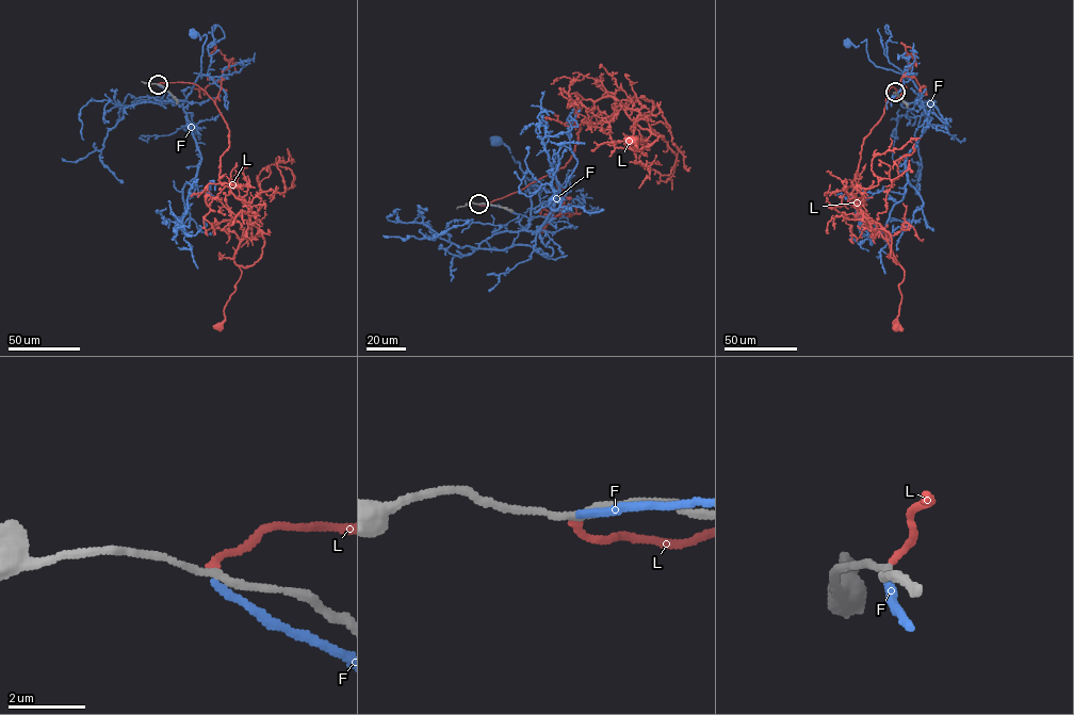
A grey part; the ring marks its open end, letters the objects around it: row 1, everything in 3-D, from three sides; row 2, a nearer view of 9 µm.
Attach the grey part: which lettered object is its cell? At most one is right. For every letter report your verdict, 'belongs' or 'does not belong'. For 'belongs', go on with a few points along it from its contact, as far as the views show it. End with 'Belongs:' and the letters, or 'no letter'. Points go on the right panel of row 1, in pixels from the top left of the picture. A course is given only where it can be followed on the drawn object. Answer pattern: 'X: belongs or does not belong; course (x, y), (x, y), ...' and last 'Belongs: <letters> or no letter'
F: does not belong
L: belongs; course (895, 92), (889, 90), (845, 192), (904, 271), (895, 327)
Belongs: L

